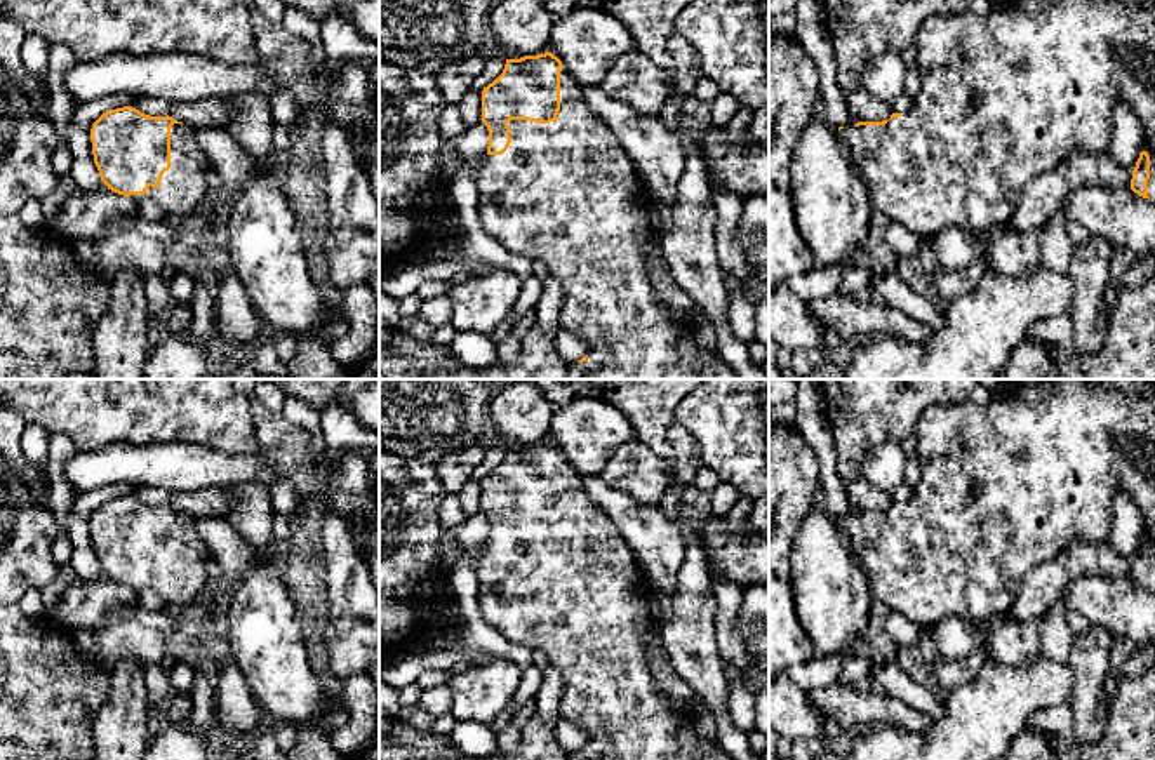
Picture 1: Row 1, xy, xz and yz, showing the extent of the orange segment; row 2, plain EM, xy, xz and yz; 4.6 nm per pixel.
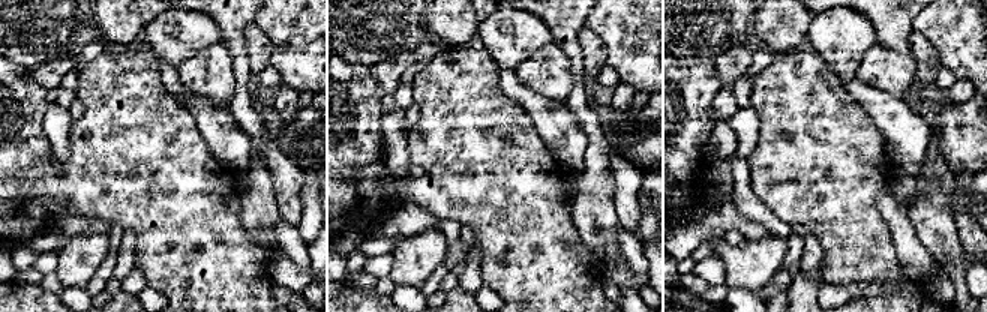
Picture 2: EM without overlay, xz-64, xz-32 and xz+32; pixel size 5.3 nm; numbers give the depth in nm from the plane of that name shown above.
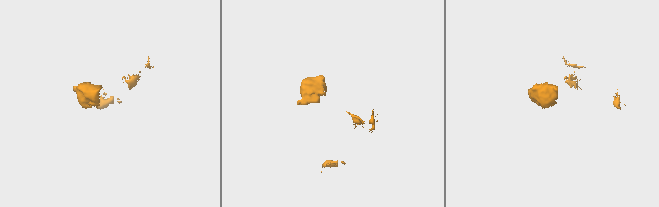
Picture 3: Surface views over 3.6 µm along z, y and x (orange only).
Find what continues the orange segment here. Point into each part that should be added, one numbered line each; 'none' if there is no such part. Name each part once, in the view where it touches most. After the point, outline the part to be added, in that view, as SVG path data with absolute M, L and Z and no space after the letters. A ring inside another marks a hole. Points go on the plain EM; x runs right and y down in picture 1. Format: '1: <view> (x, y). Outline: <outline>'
1: xz (566, 583). Outline: M562 457L560 501L557 504L557 510L550 513L510 510L508 517L511 527L508 539L503 544L485 544L477 567L478 609L484 621L494 626L510 642L517 645L525 645L531 650L541 650L548 657L548 663L560 671L564 689L560 696L558 717L567 722L578 723L590 734L586 750L583 753L571 751L567 753L565 760L732 760L715 741L701 737L692 727L689 708L675 708L652 680L652 675L649 671L647 645L644 638L638 635L640 626L647 626L651 630L656 628L651 619L652 586L638 569L633 550L628 546L618 525L604 510L593 504L588 494L584 492L583 475L565 457Z

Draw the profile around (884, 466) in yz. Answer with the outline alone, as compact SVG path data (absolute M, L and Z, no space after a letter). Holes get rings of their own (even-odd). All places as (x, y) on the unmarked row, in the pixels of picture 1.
M884 443L871 447L863 463L861 473L868 483L877 489L889 492L905 482L906 475L906 456L899 443Z

